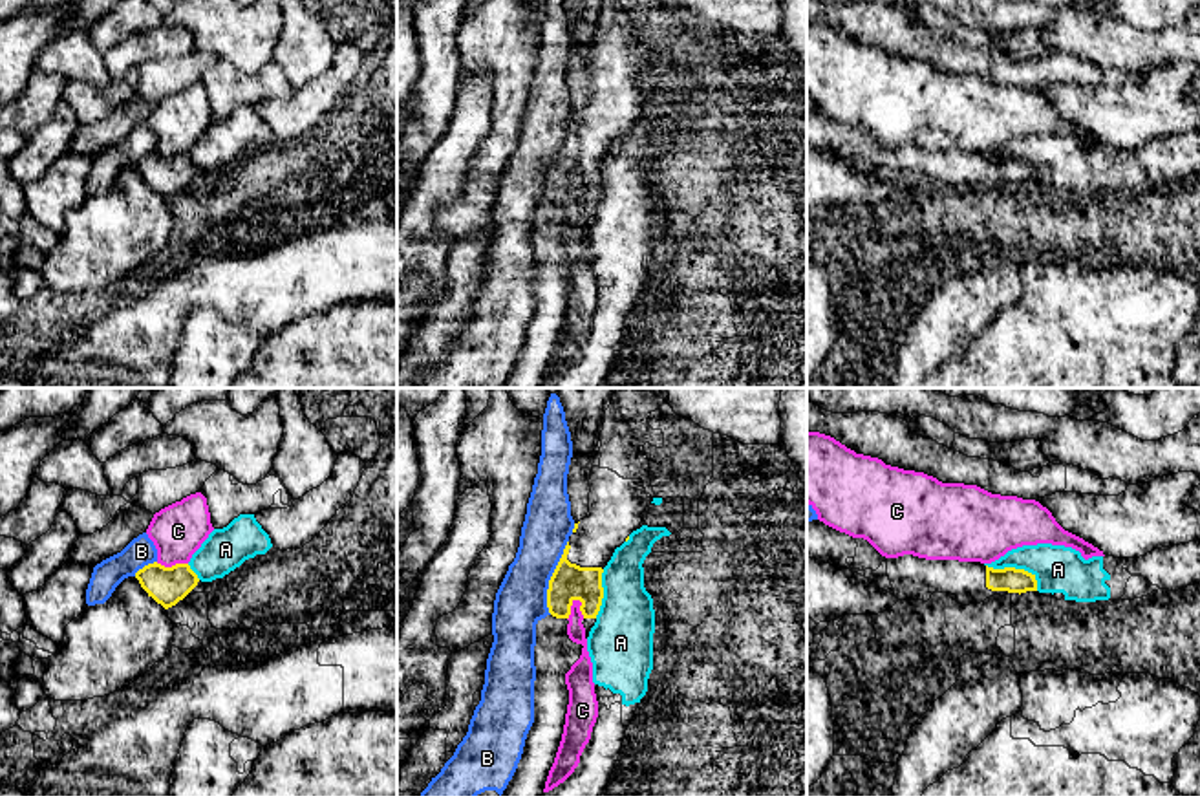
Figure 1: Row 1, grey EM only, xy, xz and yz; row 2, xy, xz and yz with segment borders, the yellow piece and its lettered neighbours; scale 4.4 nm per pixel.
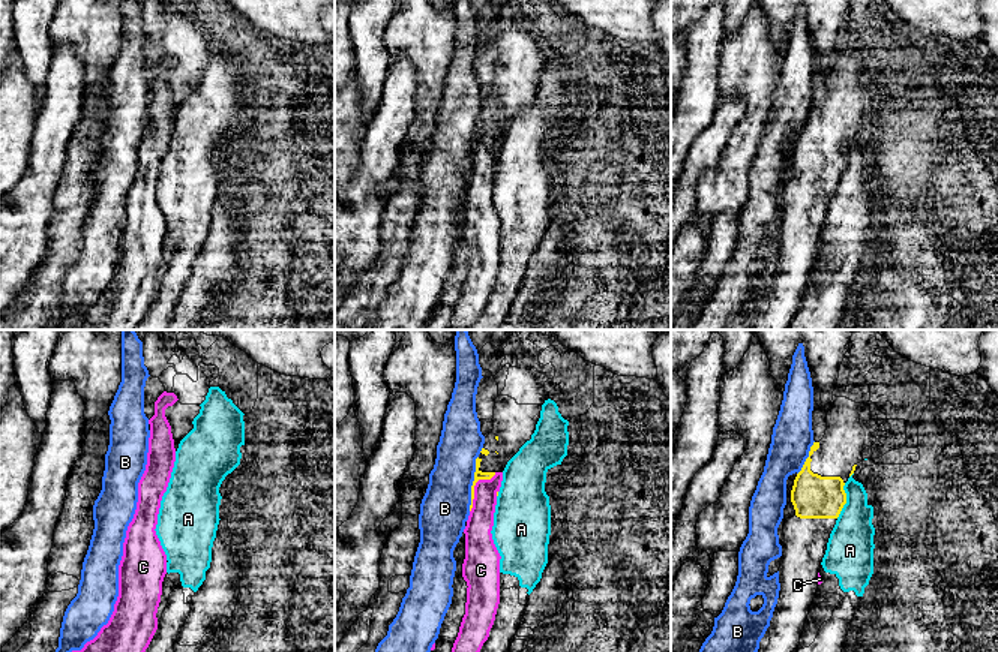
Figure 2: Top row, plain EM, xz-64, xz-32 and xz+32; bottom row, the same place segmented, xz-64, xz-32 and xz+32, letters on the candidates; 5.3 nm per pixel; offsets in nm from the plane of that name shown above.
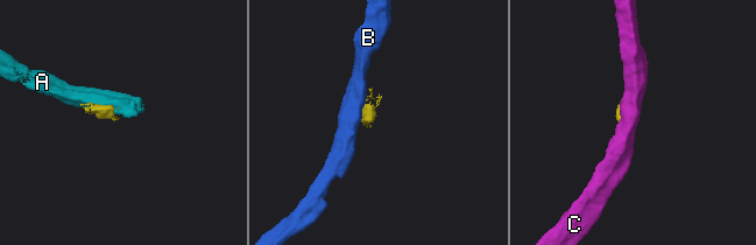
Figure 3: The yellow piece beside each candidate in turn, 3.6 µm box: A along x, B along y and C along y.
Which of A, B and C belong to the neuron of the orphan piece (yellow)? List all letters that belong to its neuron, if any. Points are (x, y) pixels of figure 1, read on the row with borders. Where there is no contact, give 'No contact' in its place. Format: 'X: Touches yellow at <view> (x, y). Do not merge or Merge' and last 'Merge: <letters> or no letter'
A: Touches yellow at yz (1017, 570). Do not merge
B: Touches yellow at xz (551, 577). Do not merge
C: Touches yellow at xz (569, 608). Do not merge
Merge: no letter

